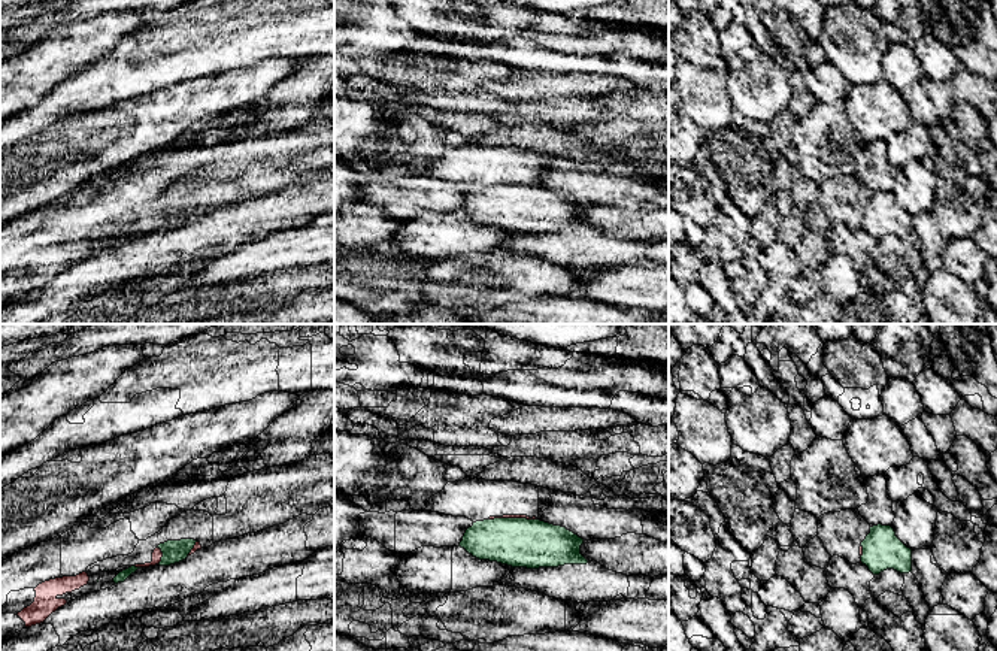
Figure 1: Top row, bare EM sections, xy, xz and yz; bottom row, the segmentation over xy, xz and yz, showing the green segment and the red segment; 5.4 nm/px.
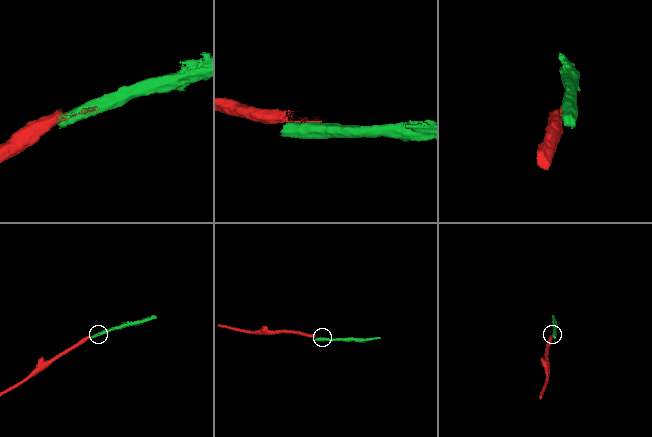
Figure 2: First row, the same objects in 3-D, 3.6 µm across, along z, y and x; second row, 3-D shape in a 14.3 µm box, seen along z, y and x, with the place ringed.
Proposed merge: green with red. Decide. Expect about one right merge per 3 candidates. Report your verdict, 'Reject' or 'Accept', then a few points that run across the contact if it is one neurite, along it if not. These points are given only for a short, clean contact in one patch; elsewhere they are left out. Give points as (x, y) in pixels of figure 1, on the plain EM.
Reject. Line: xy (158, 212), (161, 224), (157, 229)

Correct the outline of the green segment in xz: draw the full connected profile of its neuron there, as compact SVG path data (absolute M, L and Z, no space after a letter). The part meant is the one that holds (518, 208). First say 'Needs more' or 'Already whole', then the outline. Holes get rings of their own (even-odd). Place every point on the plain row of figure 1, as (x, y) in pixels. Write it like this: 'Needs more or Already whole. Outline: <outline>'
Already whole. Outline: M494 184L473 188L458 212L479 225L497 227L512 233L558 233L564 230L587 230L581 219L584 205L561 191L527 184Z

